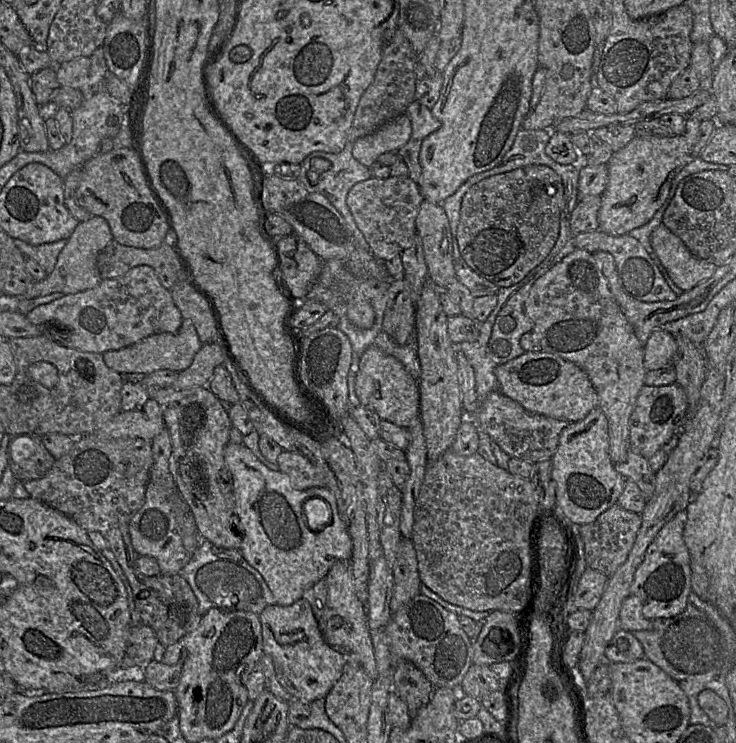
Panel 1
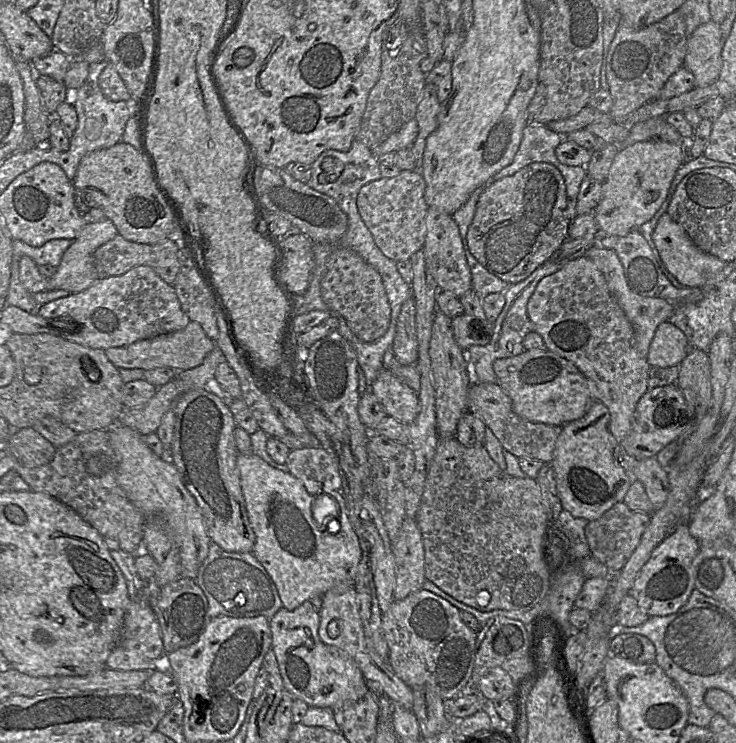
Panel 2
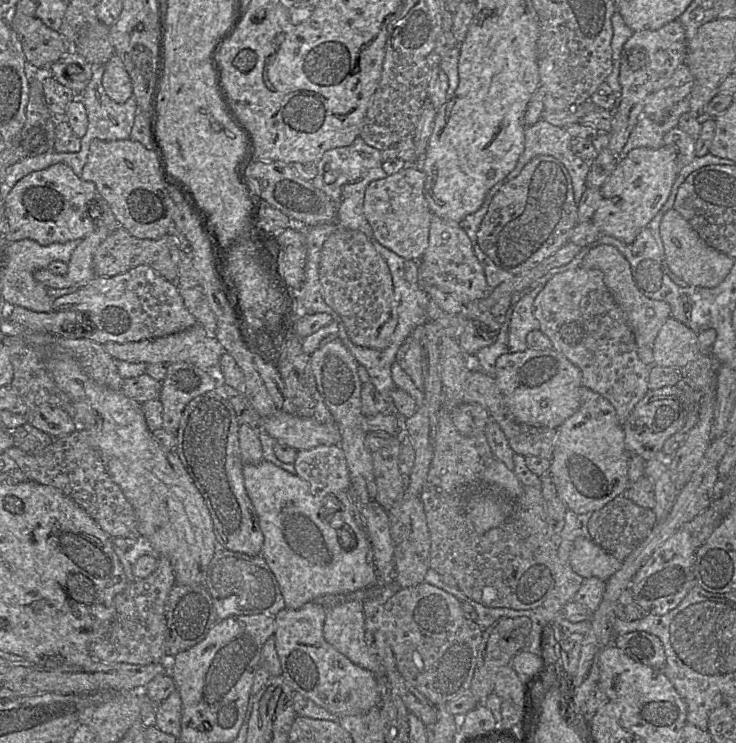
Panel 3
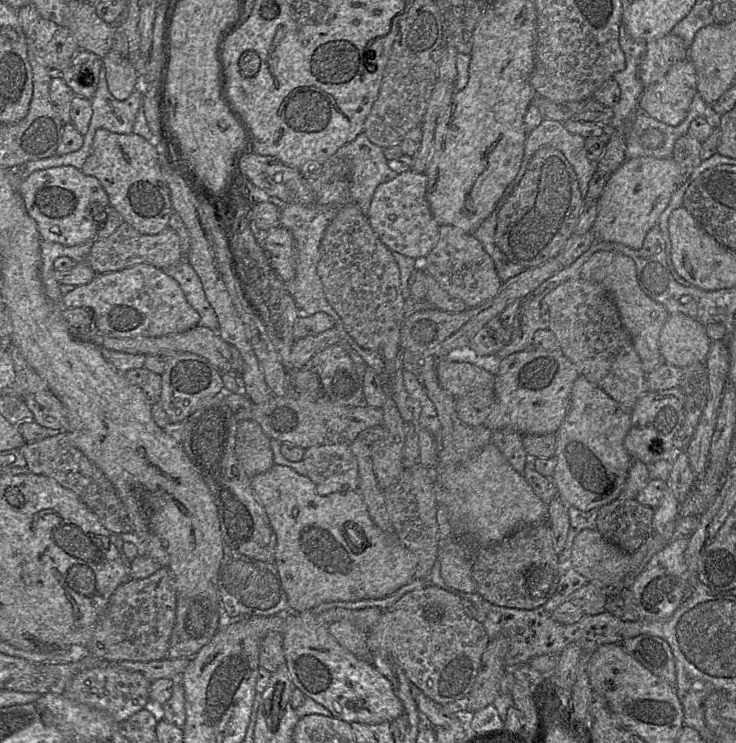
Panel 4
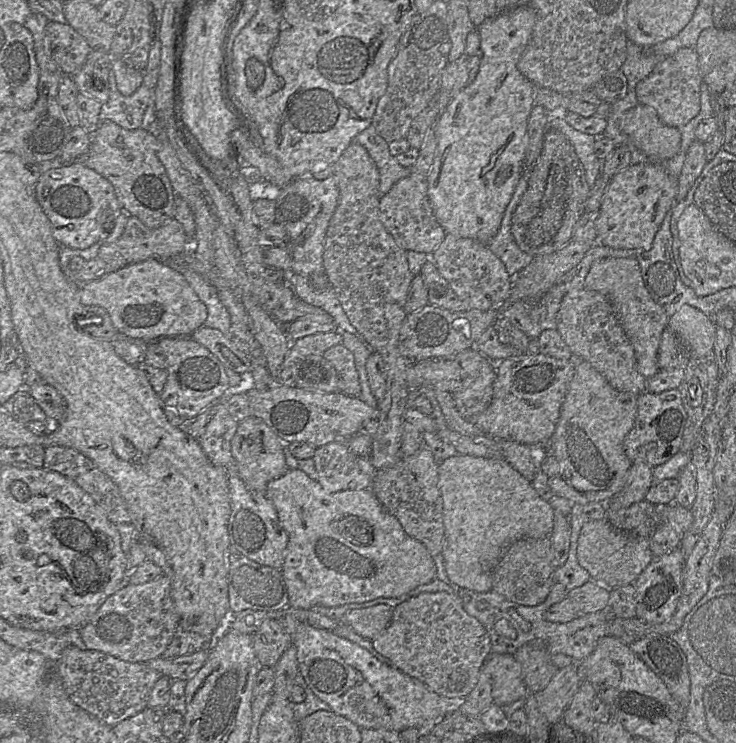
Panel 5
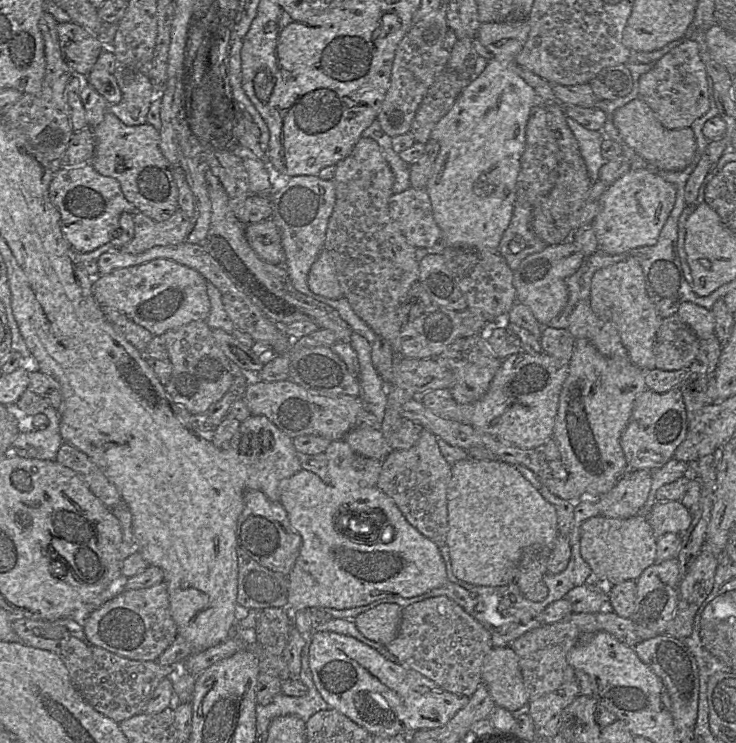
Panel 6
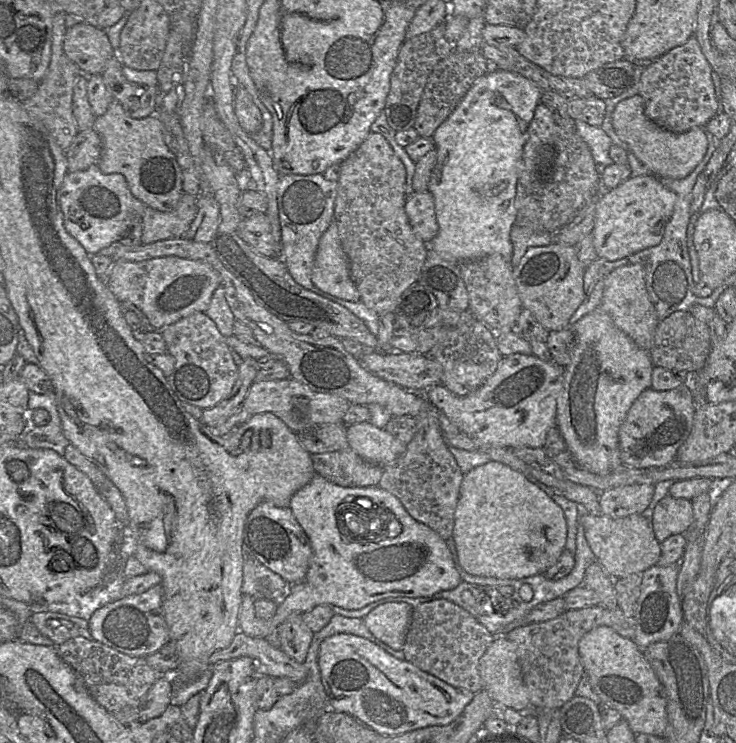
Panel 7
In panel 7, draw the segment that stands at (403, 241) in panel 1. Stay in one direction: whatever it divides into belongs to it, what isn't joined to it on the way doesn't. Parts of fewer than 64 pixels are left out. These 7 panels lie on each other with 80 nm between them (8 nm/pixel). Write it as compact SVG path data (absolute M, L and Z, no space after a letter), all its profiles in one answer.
M413 191L406 196L405 212L417 237L430 243L439 231L432 194Z

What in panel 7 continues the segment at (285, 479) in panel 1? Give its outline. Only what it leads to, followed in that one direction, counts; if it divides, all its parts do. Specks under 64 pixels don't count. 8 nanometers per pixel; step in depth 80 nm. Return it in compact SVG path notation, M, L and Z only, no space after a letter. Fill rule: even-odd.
M319 474L298 490L291 498L289 508L310 540L312 556L303 581L288 586L288 593L277 603L273 616L272 633L292 614L303 614L318 605L336 606L346 610L361 609L387 597L425 597L455 588L462 582L458 563L454 562L447 542L427 525L416 521L401 501L379 486L342 487ZM351 511L365 517L368 523L384 523L381 533L372 541L359 541L345 523L345 513Z

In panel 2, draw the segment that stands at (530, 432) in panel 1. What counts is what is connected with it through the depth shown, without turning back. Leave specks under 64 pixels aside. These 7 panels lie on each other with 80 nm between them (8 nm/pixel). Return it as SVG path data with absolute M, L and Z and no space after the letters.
M473 383L467 393L467 411L479 417L498 438L503 448L518 458L551 463L555 444L562 426L526 420L513 411L510 397L498 383Z

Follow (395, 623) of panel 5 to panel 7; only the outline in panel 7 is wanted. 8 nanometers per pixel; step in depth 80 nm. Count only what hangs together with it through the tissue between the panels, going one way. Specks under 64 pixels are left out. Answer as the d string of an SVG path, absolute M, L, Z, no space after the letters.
M434 599L413 607L401 651L404 660L447 684L477 693L482 688L478 661L494 636L467 611L446 599Z

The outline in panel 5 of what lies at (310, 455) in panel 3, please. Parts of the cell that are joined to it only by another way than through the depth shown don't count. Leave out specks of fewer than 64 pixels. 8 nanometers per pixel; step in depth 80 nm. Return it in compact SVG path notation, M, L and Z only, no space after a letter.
M346 441L318 447L313 456L318 482L327 493L371 488L377 470L369 458L352 452Z

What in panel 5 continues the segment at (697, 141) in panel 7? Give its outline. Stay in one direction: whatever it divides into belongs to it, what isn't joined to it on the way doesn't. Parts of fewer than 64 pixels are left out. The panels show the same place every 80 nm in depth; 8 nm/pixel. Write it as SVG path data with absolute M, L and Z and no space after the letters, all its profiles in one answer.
M637 104L621 119L621 131L630 143L652 160L667 160L680 150L681 133L665 125L649 106Z

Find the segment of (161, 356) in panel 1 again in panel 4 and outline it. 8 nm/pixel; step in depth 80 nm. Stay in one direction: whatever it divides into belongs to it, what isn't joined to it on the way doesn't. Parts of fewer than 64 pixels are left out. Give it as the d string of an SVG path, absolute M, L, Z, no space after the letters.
M197 325L187 331L170 334L160 337L136 337L136 338L103 338L102 348L124 352L129 354L144 354L144 355L162 355L173 354L175 352L190 352L200 355L208 360L208 362L217 368L220 372L233 371L232 367L232 346L222 339L218 332Z

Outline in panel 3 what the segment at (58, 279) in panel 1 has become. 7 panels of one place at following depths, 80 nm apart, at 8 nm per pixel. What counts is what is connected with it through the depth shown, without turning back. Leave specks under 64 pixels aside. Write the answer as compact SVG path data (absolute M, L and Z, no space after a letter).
M96 227L92 233L80 240L67 262L68 270L65 275L72 282L72 286L81 287L95 277L92 266L93 255L110 233L107 227Z

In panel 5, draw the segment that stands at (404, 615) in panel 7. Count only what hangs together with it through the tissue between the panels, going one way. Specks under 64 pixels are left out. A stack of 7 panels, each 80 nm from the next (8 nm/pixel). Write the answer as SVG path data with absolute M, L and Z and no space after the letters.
M380 604L373 607L354 609L345 613L340 623L353 629L358 635L373 640L389 625L393 615L391 606Z

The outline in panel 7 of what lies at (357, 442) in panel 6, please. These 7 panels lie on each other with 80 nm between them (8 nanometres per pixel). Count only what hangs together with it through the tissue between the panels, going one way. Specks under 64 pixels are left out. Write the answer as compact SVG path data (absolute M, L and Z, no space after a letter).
M370 422L348 425L347 439L349 447L357 455L382 467L395 462L407 447L385 428L380 429Z

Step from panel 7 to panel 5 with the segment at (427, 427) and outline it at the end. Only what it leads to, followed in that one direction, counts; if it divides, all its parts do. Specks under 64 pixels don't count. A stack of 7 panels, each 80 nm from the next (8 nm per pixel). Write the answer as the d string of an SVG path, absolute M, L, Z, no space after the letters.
M423 445L414 455L402 457L395 465L378 470L371 486L380 503L398 519L406 534L421 542L433 558L441 553L444 537L438 467L439 462L431 450Z

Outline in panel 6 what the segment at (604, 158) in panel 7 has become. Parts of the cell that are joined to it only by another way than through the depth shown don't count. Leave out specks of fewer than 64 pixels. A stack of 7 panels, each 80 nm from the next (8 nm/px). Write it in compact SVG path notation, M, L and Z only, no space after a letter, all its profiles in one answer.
M566 117L566 122L577 141L590 179L592 182L598 181L600 168L607 162L601 154L601 144L606 138L605 135L600 130L588 130L569 117Z

